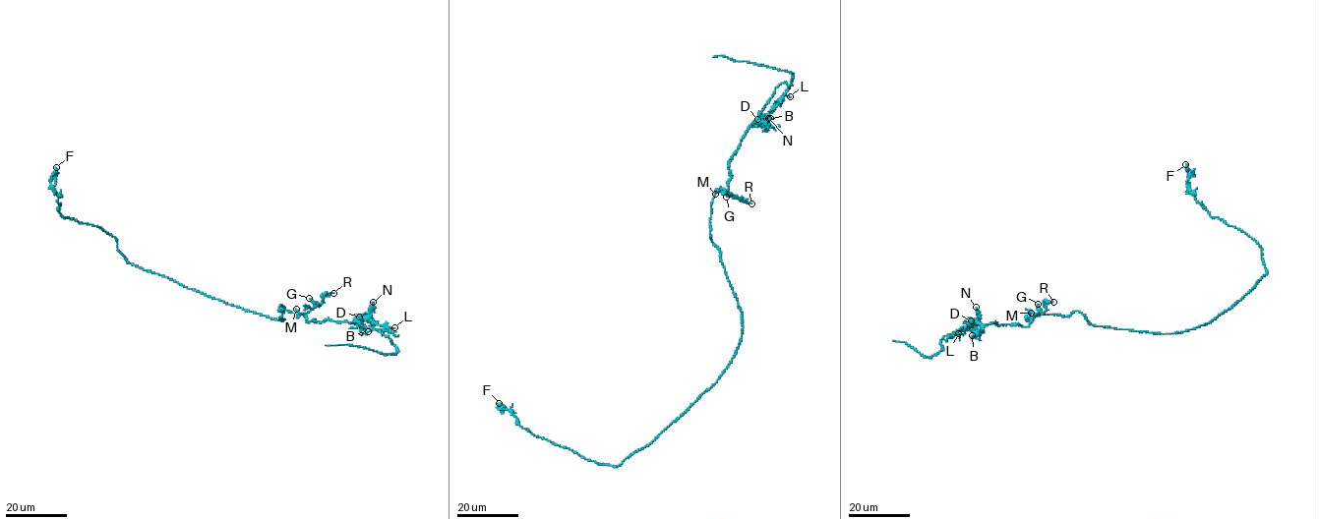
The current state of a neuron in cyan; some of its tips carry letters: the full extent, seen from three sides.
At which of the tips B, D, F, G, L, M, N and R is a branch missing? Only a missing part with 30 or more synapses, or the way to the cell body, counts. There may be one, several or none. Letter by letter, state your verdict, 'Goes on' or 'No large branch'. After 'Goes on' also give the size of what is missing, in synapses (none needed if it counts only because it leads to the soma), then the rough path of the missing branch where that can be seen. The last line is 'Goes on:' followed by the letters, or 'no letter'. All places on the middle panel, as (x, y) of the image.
B: No large branch
D: No large branch
F: No large branch
G: No large branch
L: No large branch
M: No large branch
N: No large branch
R: No large branch
Goes on: no letter

